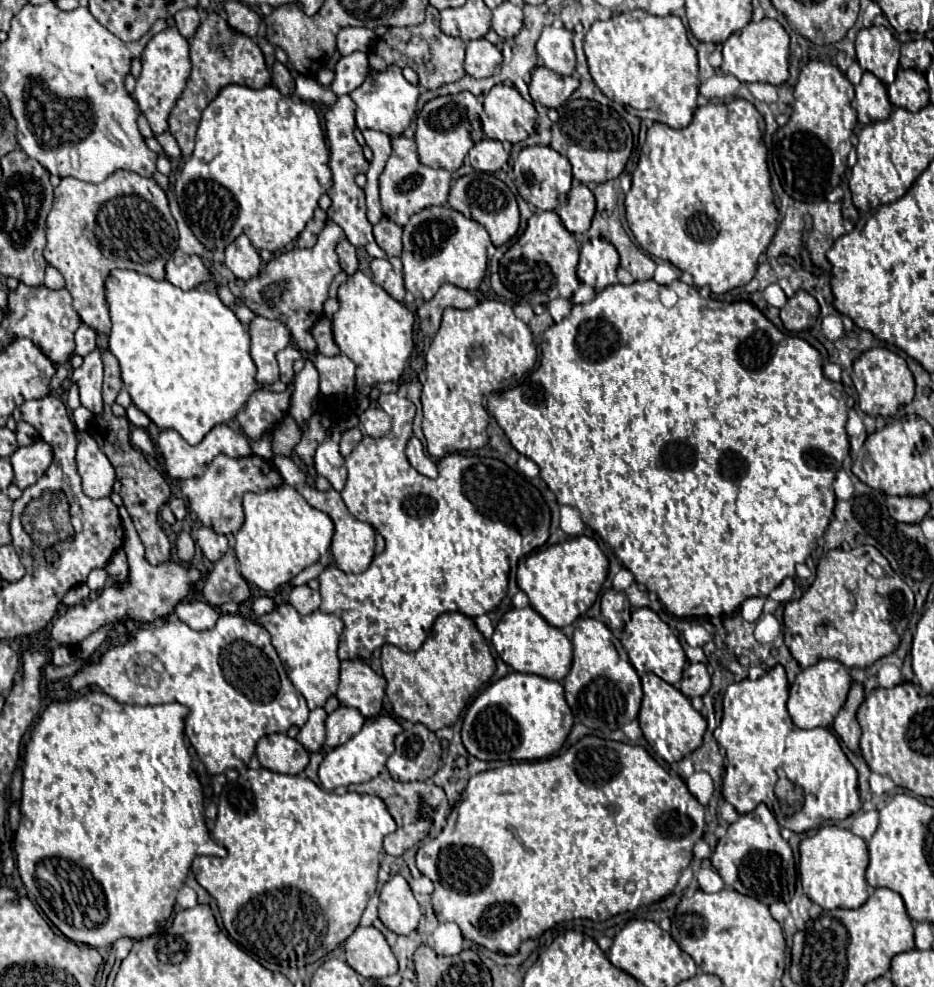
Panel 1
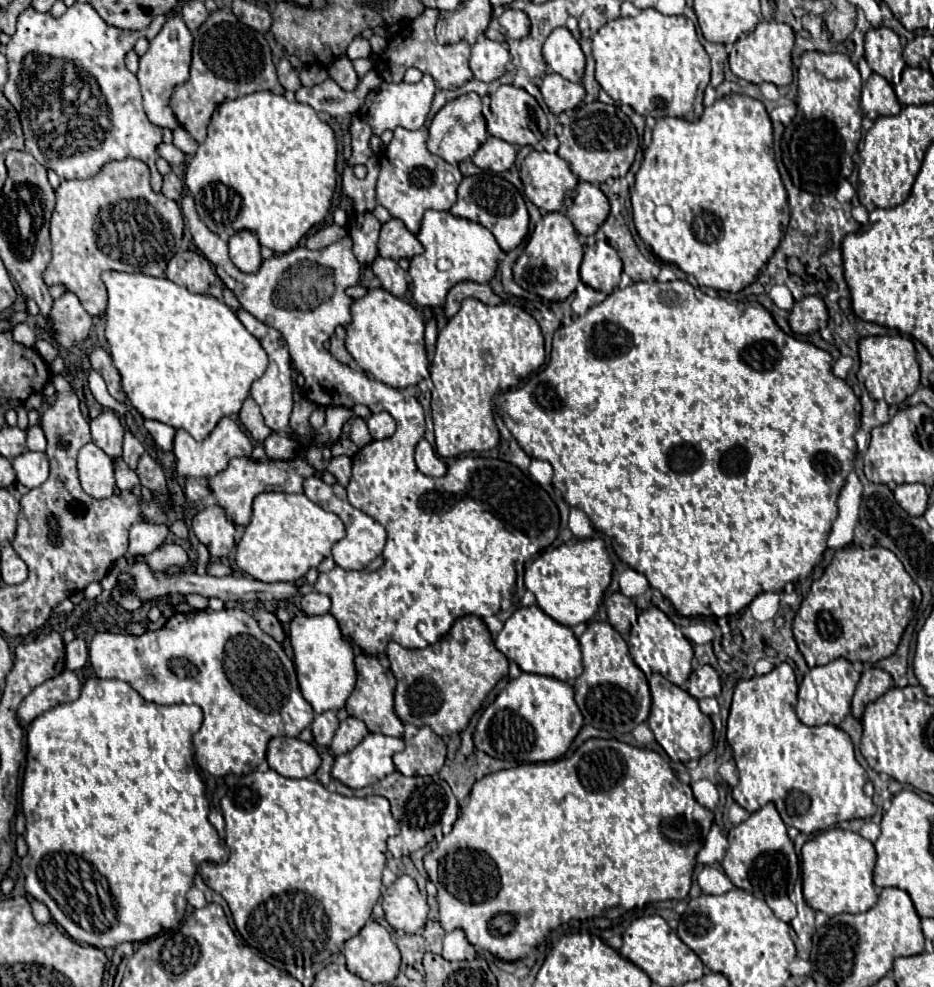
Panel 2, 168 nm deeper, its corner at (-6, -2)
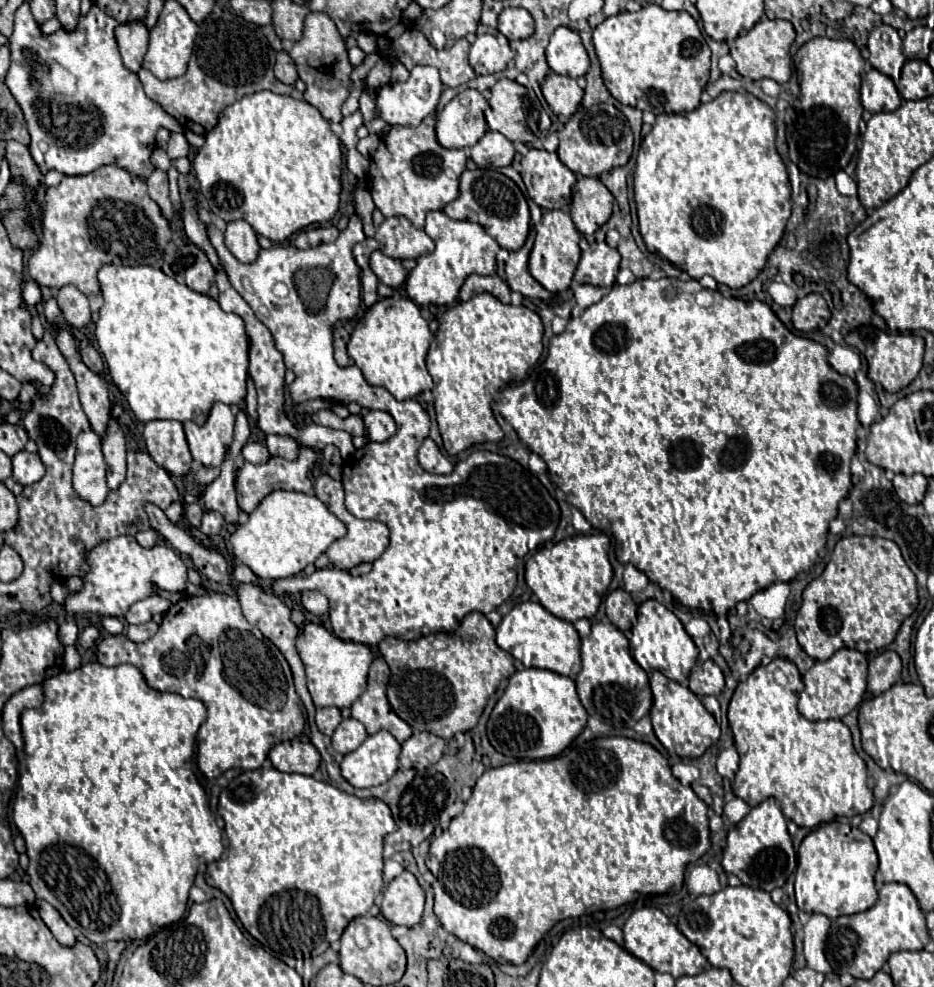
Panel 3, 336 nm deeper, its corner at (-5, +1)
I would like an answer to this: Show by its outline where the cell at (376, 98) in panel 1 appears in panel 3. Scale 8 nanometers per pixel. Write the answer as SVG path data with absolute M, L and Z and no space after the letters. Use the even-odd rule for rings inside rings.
M415 66L411 70L411 76L407 82L389 82L383 88L379 88L375 104L377 104L377 116L385 120L387 124L401 124L401 126L419 126L421 120L435 112L435 106L439 102L439 94L443 90L443 84L439 80L439 72L431 66Z

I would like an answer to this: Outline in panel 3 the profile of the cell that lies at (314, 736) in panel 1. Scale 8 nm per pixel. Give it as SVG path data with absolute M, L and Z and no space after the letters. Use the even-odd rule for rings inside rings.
M319 708L315 712L315 724L319 728L319 732L323 732L325 736L331 736L335 732L335 728L341 722L341 712L339 708Z

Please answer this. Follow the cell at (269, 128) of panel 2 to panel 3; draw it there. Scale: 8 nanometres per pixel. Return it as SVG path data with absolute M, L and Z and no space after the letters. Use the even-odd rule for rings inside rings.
M255 92L221 112L217 126L205 136L205 144L193 160L193 172L211 214L225 222L247 220L259 236L283 244L305 226L323 224L335 216L341 192L341 164L339 138L315 106L291 96Z

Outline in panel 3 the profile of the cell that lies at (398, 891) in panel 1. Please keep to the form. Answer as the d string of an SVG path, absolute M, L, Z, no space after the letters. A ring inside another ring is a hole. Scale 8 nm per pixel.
M403 872L387 884L383 892L381 912L385 920L401 926L415 926L421 922L425 904L425 892L411 872Z

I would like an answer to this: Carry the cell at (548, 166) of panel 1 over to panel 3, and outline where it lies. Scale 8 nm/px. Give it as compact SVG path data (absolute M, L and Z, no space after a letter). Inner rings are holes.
M531 148L521 160L521 176L527 192L543 210L567 210L571 204L571 188L577 176L559 160L555 152Z

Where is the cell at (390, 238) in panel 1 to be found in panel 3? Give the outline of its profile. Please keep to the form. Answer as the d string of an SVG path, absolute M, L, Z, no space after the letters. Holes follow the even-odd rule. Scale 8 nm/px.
M405 216L385 218L375 230L375 240L379 242L383 254L397 260L419 258L435 248L435 242L425 234L425 230L413 228Z

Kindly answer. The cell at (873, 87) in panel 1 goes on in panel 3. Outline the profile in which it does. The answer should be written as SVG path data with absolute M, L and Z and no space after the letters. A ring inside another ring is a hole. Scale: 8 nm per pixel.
M869 70L861 84L861 104L867 112L893 112L901 104L901 96L889 76Z

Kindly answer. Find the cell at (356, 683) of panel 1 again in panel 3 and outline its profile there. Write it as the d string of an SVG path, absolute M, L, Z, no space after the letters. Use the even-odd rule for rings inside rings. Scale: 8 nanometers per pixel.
M375 658L371 662L367 690L353 702L351 716L365 726L367 734L387 730L399 742L405 742L411 736L411 726L393 712L393 708L387 700L389 666L379 660L383 660L383 658Z

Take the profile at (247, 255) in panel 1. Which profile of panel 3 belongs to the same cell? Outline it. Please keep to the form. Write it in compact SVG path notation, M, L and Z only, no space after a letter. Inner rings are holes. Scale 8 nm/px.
M235 220L235 222L227 224L225 246L243 264L251 264L259 252L257 234L245 220Z

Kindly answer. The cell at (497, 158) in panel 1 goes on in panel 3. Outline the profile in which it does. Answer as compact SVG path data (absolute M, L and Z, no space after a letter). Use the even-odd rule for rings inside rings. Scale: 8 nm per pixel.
M487 130L485 136L471 146L471 160L485 168L485 166L509 166L515 156L513 144L501 136L499 132Z

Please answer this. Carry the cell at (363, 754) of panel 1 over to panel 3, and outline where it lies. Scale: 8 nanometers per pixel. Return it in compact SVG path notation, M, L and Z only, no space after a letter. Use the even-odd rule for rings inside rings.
M389 732L369 736L357 750L345 754L341 776L355 788L371 788L387 782L399 768L401 744Z

